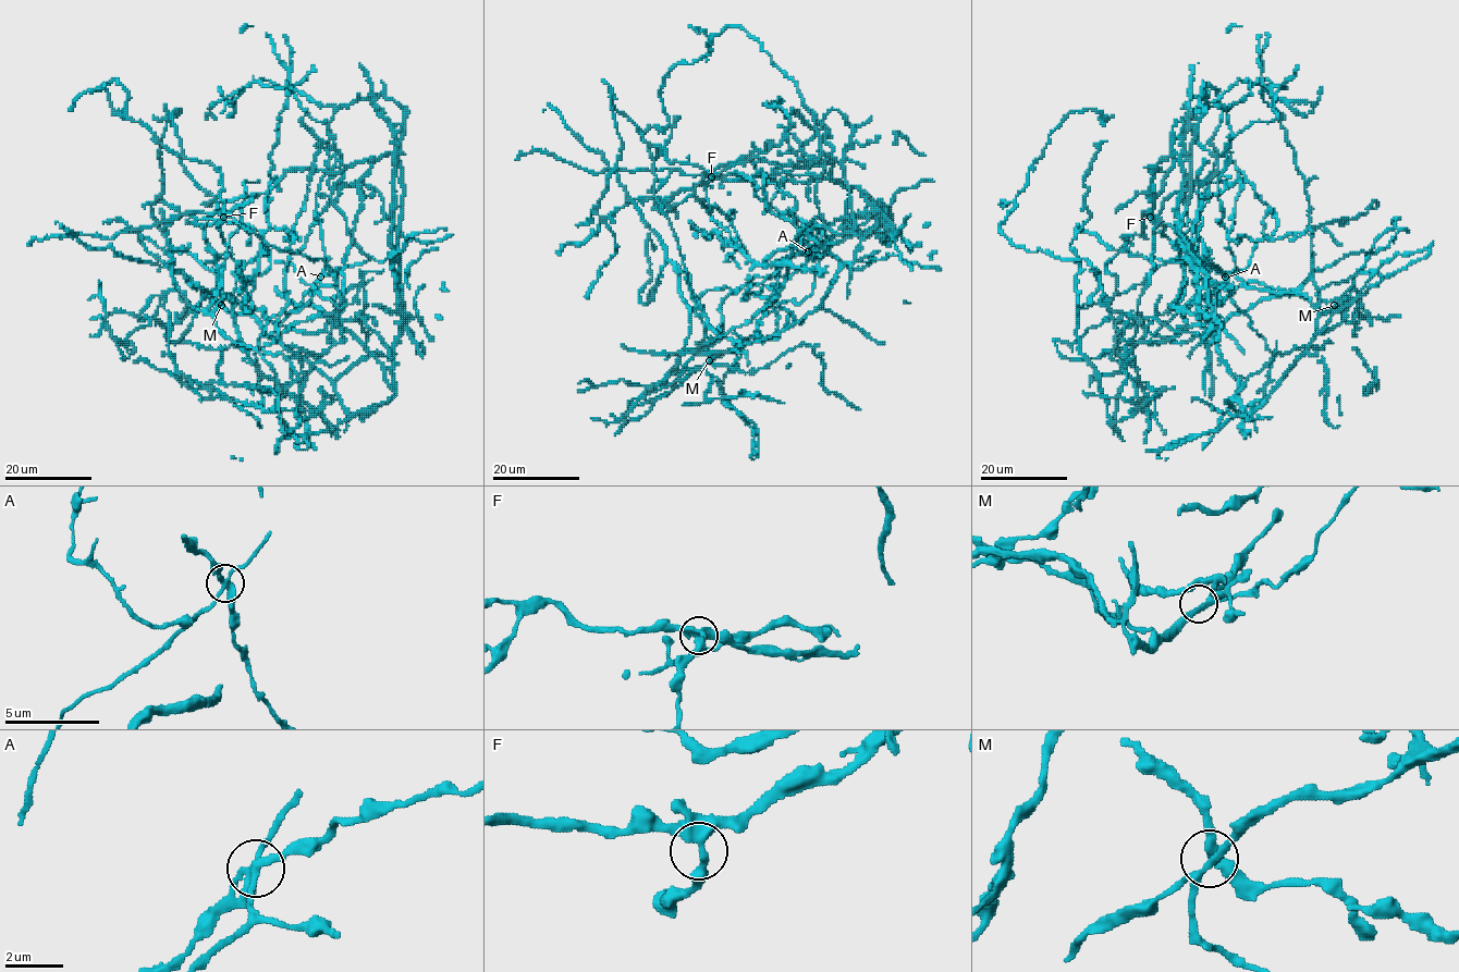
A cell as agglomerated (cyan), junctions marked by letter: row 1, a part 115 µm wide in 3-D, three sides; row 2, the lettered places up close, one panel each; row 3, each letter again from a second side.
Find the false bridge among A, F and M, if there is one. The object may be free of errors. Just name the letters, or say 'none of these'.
A

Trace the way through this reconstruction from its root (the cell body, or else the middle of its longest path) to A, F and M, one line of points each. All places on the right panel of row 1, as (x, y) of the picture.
A: (1227, 108), (1233, 137), (1199, 187), (1202, 225), (1190, 271), (1210, 287), (1218, 286), (1226, 278)
F: (1227, 108), (1201, 98), (1192, 149), (1162, 158), (1151, 171), (1150, 217)
M: (1227, 108), (1247, 96), (1251, 86), (1271, 81), (1273, 110), (1306, 181), (1319, 311), (1324, 315), (1334, 305)

